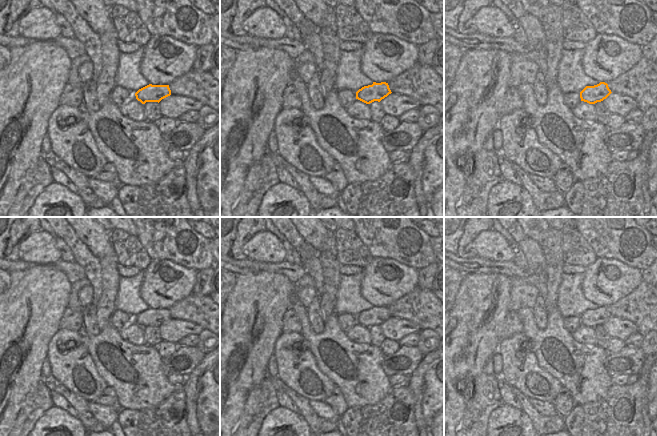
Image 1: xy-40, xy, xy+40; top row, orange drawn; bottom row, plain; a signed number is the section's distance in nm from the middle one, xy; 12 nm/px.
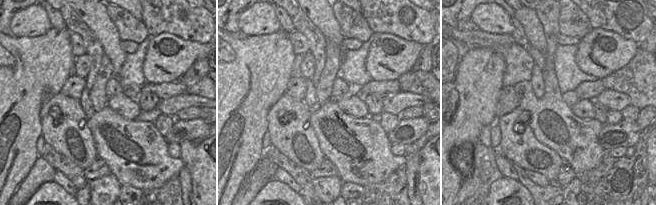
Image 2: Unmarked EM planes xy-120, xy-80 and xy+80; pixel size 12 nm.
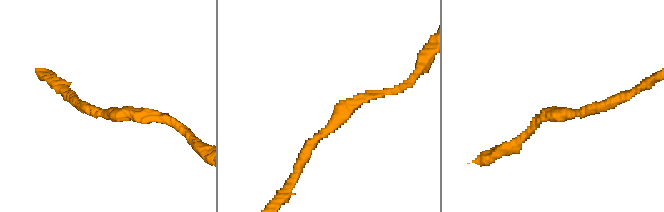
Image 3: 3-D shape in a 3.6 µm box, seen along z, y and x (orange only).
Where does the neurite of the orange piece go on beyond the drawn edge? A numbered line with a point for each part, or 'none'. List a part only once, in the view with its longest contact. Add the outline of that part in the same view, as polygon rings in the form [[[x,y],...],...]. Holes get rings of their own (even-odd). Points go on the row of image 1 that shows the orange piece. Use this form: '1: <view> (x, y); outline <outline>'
none

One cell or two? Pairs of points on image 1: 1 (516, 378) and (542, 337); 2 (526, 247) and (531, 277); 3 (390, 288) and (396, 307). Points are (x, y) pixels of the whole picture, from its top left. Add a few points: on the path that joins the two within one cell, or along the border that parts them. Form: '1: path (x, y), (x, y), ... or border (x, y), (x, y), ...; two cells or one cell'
1: border (529, 351), (534, 354), (538, 365), (546, 371); two cells
2: path (533, 254), (533, 270); one cell
3: border (413, 288), (388, 307); two cells

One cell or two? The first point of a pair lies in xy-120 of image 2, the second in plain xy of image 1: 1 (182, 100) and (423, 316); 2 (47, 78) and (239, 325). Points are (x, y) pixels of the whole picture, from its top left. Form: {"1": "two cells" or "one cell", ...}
{"1": "two cells", "2": "one cell"}

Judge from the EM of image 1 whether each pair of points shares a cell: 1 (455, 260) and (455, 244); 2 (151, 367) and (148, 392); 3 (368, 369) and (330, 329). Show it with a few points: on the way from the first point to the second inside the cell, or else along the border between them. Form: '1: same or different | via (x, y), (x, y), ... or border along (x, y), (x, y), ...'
1: different | border along (454, 253), (460, 257), (476, 257)
2: same | via (149, 373), (149, 386)
3: same | via (373, 354), (369, 349), (350, 349), (345, 344)

